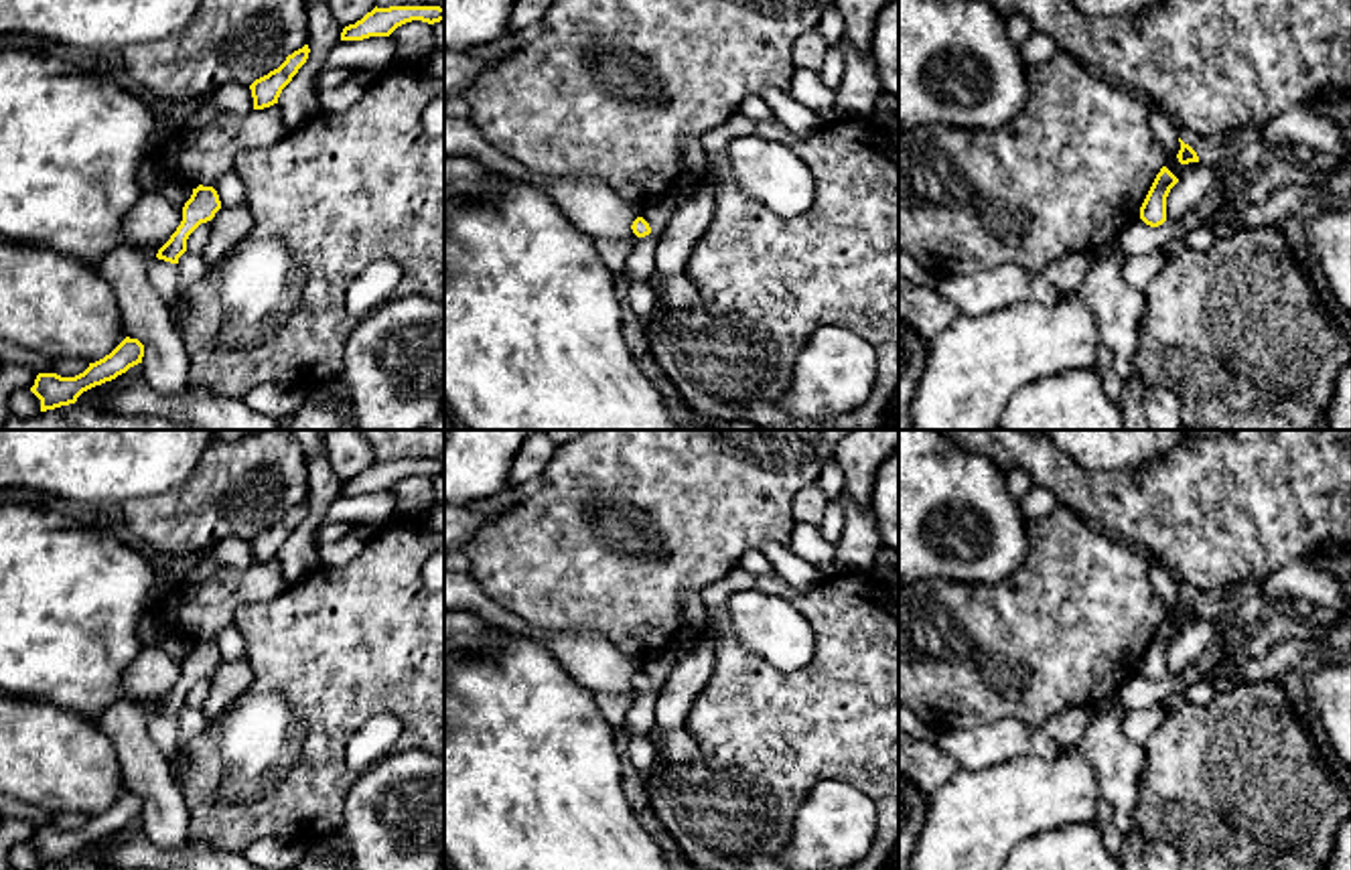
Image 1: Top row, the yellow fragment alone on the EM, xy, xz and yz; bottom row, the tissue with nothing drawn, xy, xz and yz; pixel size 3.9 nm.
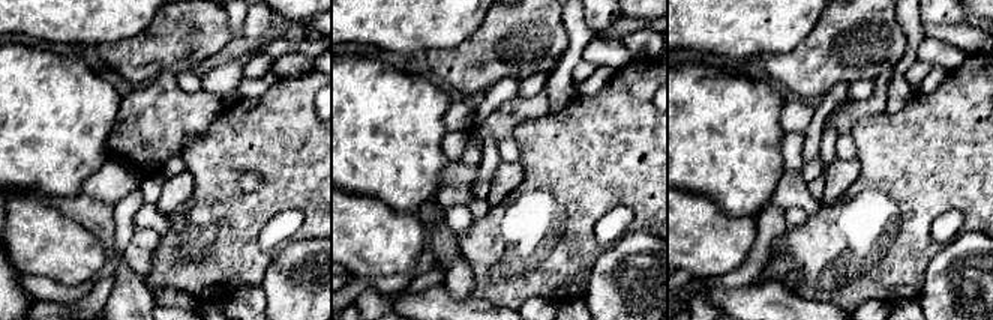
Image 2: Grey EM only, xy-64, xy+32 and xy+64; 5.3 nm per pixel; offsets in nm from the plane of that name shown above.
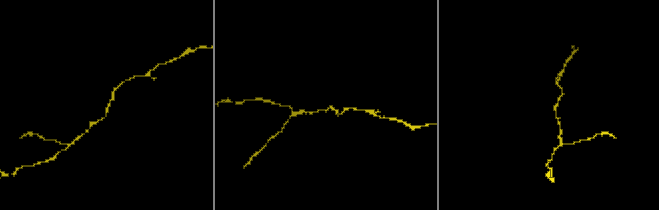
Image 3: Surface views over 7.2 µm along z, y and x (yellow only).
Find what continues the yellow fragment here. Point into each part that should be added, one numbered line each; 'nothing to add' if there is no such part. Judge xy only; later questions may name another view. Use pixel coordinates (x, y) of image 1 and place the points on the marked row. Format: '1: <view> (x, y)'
1: xy (197, 240)

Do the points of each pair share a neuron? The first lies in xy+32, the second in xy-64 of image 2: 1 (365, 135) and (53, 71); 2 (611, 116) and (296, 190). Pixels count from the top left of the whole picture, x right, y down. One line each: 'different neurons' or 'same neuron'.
1: same neuron
2: same neuron

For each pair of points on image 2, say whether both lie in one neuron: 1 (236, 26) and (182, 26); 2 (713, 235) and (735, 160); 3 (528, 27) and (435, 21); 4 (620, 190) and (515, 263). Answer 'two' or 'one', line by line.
1: two
2: two
3: two
4: one

